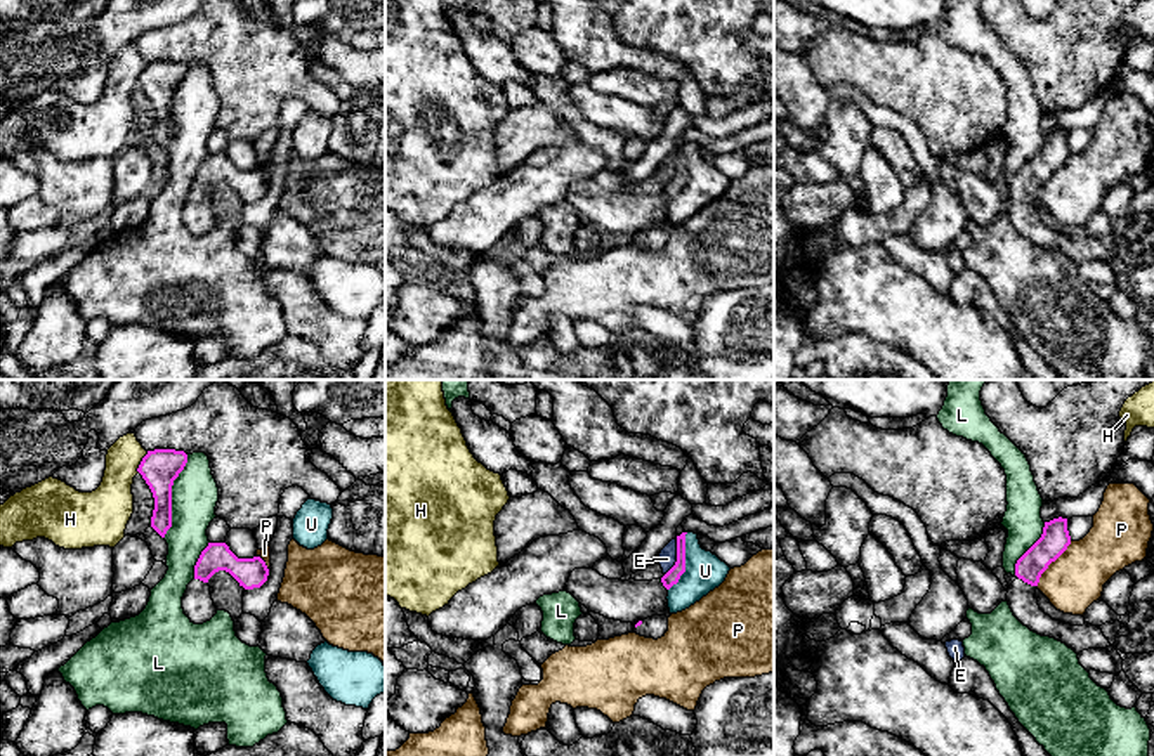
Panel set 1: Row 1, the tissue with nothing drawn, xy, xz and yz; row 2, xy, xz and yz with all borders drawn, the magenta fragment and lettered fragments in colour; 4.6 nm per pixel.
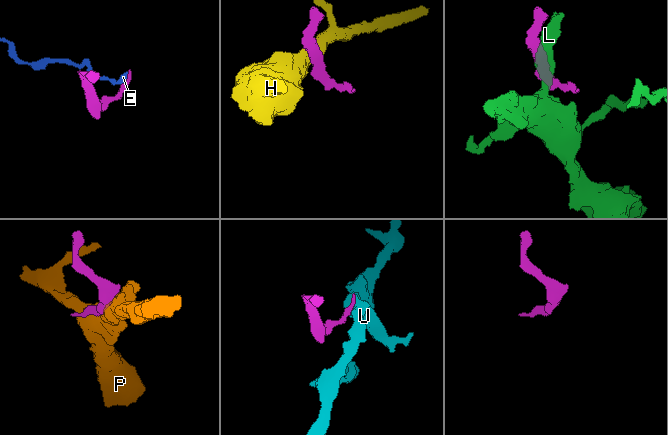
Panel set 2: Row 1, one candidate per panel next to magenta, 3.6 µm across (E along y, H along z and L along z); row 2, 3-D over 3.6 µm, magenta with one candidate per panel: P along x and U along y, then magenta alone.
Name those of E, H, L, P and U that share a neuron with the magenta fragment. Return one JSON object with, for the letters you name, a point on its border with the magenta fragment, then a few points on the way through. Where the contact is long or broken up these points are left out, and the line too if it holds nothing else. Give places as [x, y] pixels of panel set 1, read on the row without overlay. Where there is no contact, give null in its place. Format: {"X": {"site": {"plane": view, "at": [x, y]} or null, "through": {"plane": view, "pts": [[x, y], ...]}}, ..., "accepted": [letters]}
{"accepted": []}

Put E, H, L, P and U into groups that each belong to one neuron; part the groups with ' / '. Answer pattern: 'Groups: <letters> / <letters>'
Groups: E / H / L / P / U

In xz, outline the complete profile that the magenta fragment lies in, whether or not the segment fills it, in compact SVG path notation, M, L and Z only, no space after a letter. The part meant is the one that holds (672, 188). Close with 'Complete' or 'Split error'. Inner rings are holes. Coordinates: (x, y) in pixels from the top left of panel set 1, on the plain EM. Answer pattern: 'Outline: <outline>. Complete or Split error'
Outline: M685 146L677 147L677 173L675 177L661 189L661 194L666 201L679 194L680 187L685 184Z. Complete

